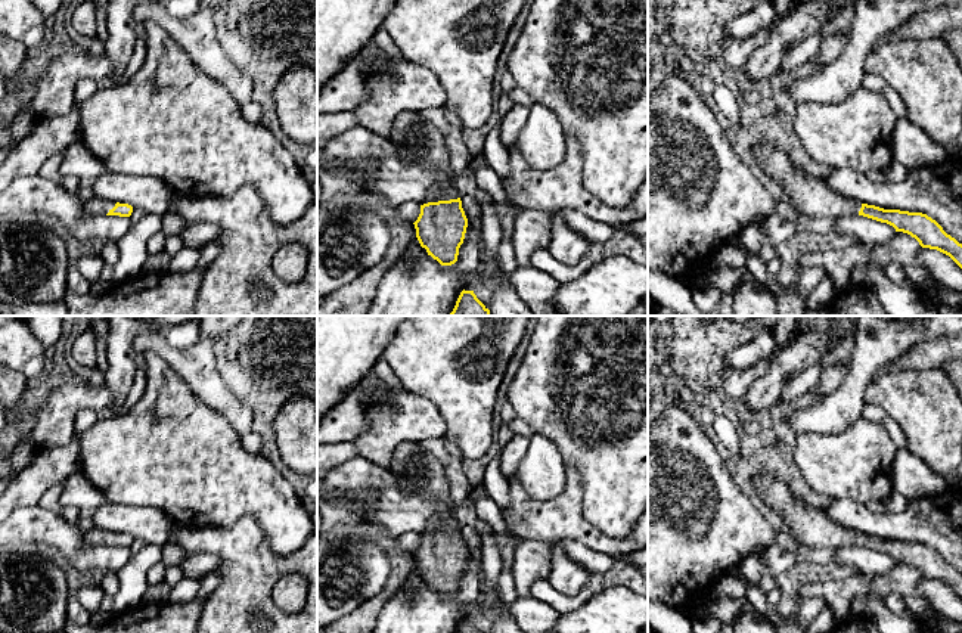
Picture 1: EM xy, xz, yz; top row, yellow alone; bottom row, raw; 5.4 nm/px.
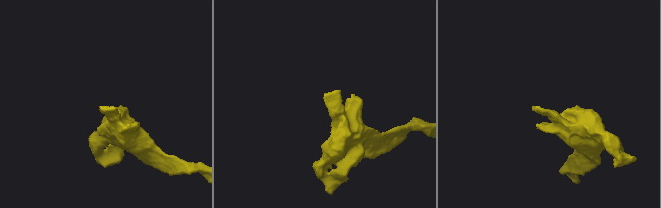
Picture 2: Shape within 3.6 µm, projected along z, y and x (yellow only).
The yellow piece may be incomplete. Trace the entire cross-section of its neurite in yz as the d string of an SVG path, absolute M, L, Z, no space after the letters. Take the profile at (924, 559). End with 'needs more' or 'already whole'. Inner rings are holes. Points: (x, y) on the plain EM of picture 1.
M770 474L751 478L755 491L775 508L795 539L816 549L840 549L863 546L915 568L922 578L937 580L949 586L962 599L962 574L947 565L943 558L922 543L884 540L834 522L823 509L814 509Z; needs more

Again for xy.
M90 528L84 533L86 540L90 544L106 544L106 546L120 546L120 547L130 547L133 543L133 537L128 534L112 533L102 528Z; needs more

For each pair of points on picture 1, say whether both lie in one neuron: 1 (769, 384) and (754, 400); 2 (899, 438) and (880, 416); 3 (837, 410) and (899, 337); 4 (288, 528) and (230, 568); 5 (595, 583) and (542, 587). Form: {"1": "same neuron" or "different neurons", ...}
{"1": "same neuron", "2": "same neuron", "3": "same neuron", "4": "different neurons", "5": "same neuron"}

